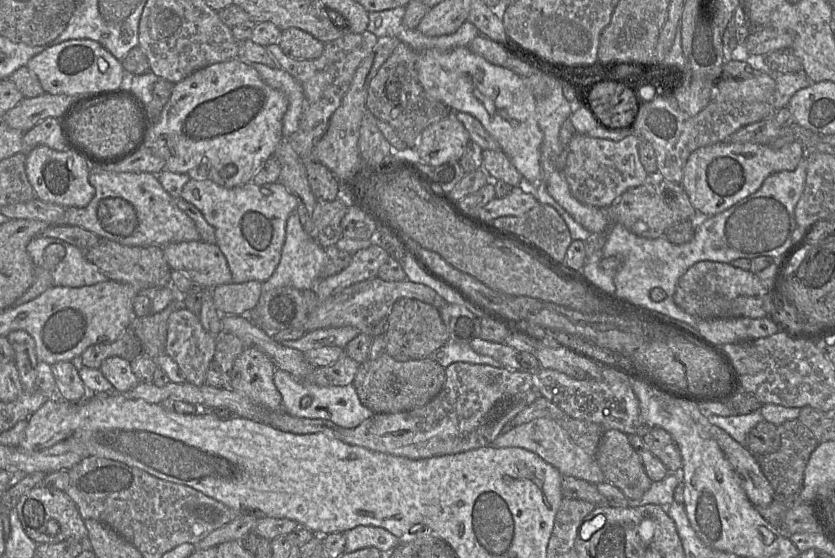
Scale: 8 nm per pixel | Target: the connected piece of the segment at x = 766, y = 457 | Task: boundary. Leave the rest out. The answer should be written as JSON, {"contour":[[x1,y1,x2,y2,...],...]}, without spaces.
{"contour":[[797,418,782,423,777,426,777,429,780,436,780,448,773,453,754,456,777,498,796,497,803,483,806,464,819,442]]}

